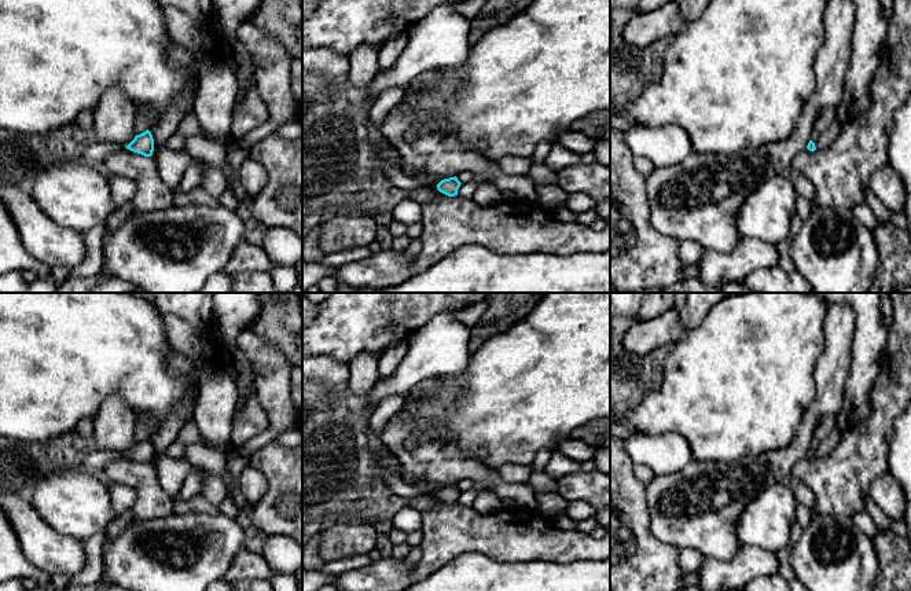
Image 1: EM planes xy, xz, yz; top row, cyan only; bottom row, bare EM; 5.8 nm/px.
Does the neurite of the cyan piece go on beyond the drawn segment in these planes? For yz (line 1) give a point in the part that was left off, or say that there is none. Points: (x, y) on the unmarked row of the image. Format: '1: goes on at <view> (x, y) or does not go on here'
1: does not go on here

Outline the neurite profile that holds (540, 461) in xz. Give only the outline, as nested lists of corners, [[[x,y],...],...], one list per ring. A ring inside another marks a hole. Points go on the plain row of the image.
[[[540,449],[537,455],[535,456],[532,470],[544,471],[551,455],[552,452],[550,452],[548,449]]]

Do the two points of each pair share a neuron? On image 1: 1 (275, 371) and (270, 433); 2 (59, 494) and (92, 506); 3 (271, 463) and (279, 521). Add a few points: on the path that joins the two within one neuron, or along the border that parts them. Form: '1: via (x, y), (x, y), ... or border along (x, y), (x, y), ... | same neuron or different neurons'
1: via (275, 386), (275, 418) | same neuron
2: via (68, 500), (84, 506) | same neuron
3: via (285, 477), (286, 507) | same neuron

